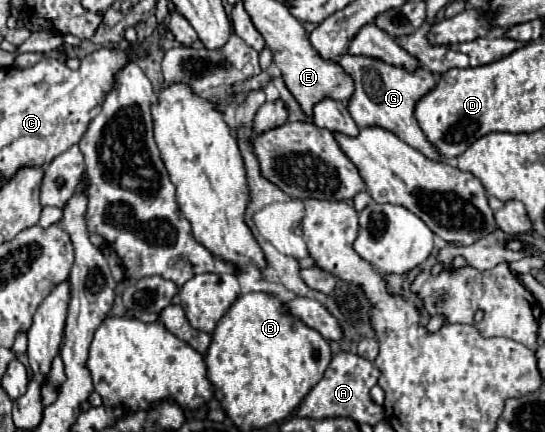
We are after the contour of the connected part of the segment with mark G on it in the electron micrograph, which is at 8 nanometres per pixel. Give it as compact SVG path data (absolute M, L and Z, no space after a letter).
M342 55L340 65L344 67L346 73L352 75L356 83L356 91L348 103L348 111L358 123L360 129L366 127L382 127L390 133L394 133L398 139L408 143L410 147L418 149L432 161L440 161L442 155L440 151L426 139L424 131L420 129L416 117L414 117L414 107L416 103L436 87L436 79L428 69L418 69L416 73L408 73L404 69L386 65L384 61L370 59L370 57L356 57L356 55Z

